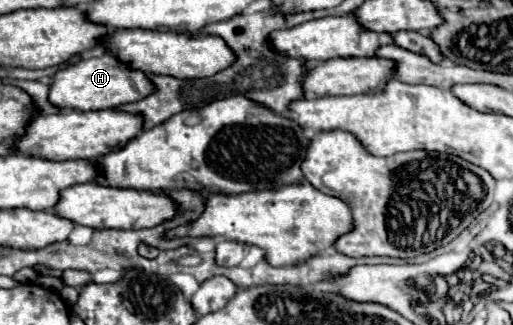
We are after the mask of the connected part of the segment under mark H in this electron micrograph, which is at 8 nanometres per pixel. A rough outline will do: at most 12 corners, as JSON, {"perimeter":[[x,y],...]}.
{"perimeter":[[102,53],[60,69],[50,101],[114,109],[154,93],[148,73]]}

